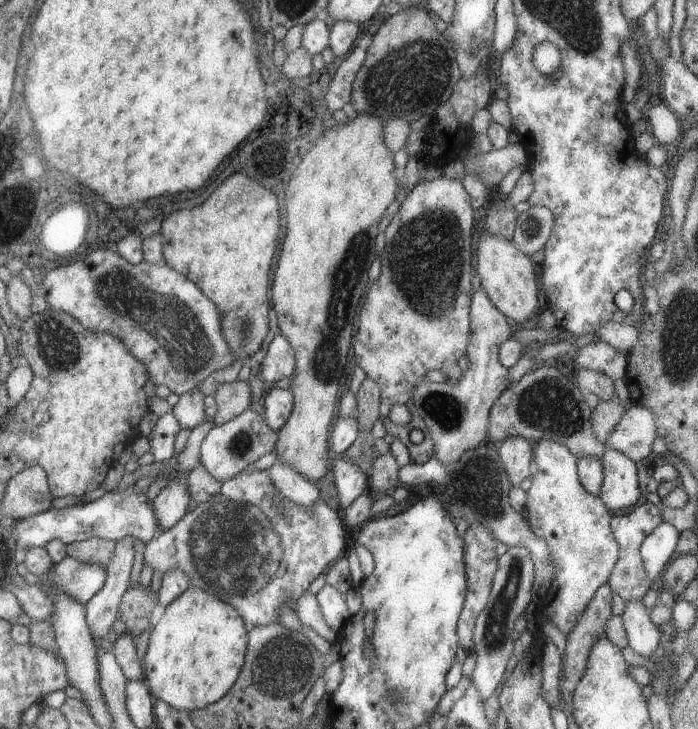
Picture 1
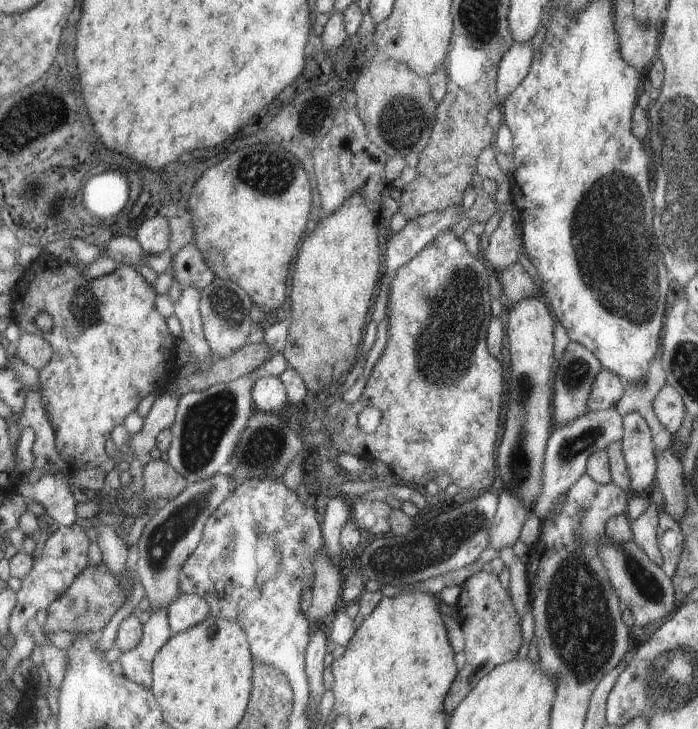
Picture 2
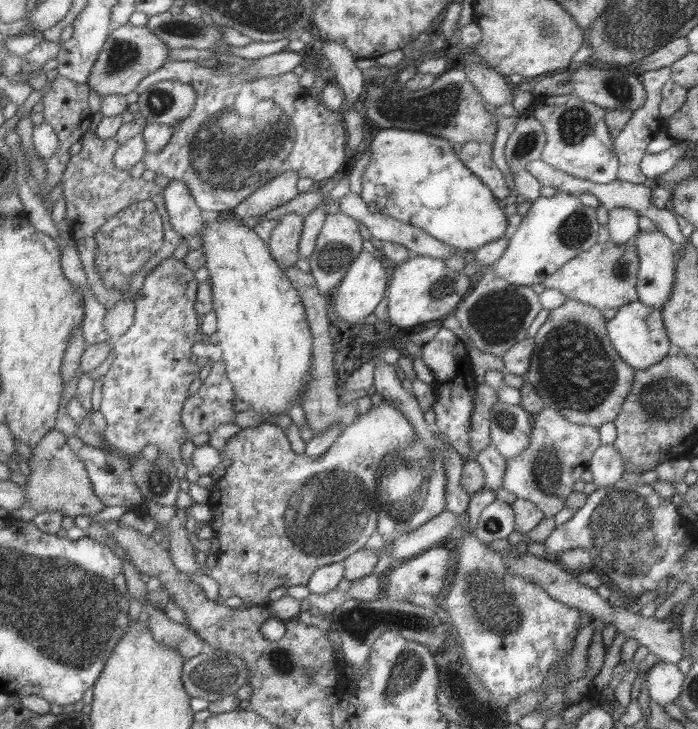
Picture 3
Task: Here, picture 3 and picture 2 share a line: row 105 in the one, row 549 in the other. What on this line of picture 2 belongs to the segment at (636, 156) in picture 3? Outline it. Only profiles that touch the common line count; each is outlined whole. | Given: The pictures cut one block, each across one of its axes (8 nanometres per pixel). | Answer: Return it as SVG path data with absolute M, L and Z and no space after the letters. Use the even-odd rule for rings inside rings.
M649 501L647 508L637 518L630 520L630 529L632 532L632 541L637 544L637 548L641 548L645 552L645 556L653 564L657 564L660 567L663 559L656 537L657 523L658 514L656 504L653 501Z

